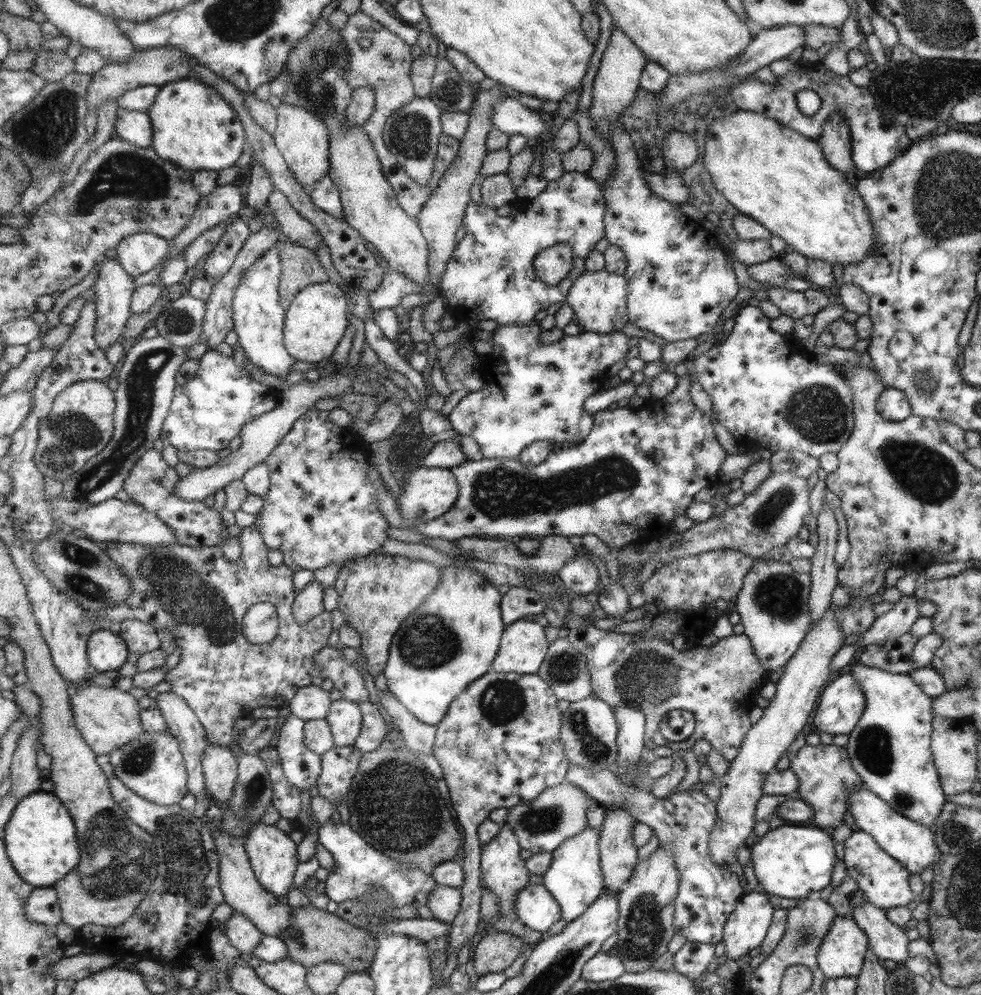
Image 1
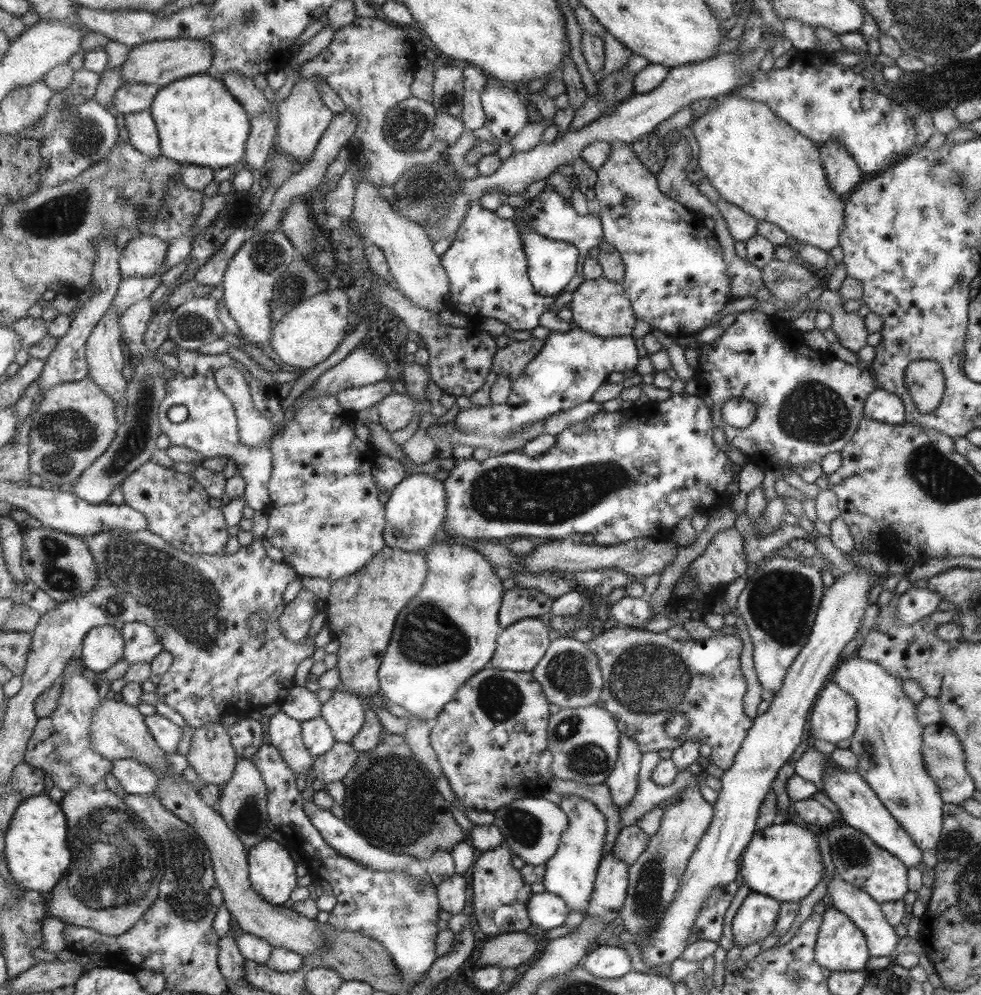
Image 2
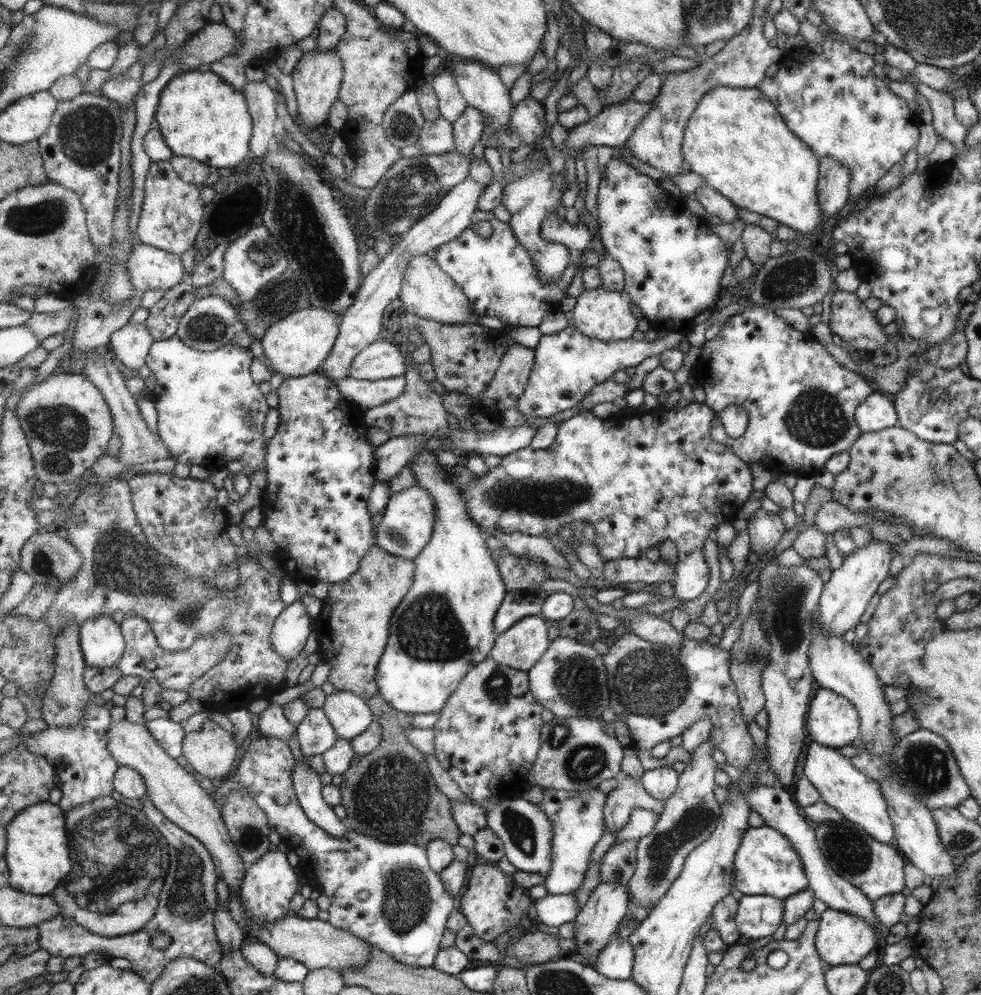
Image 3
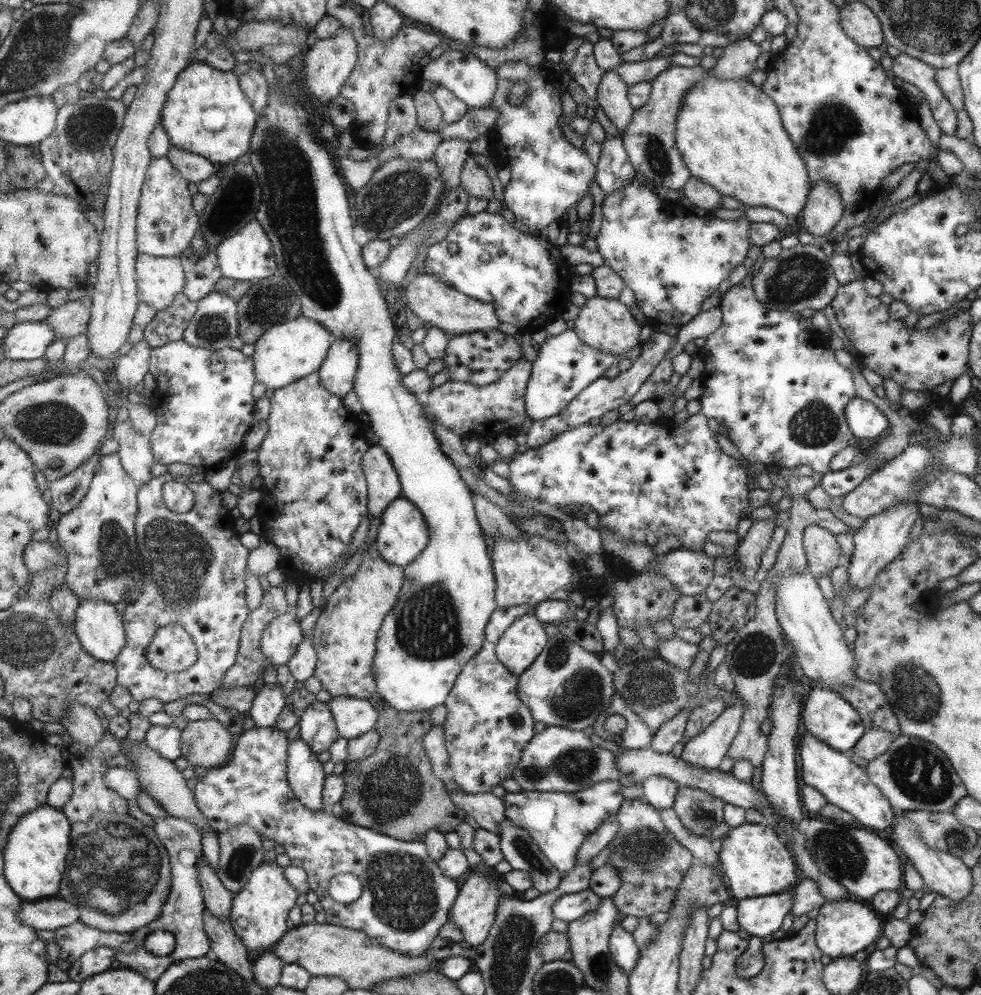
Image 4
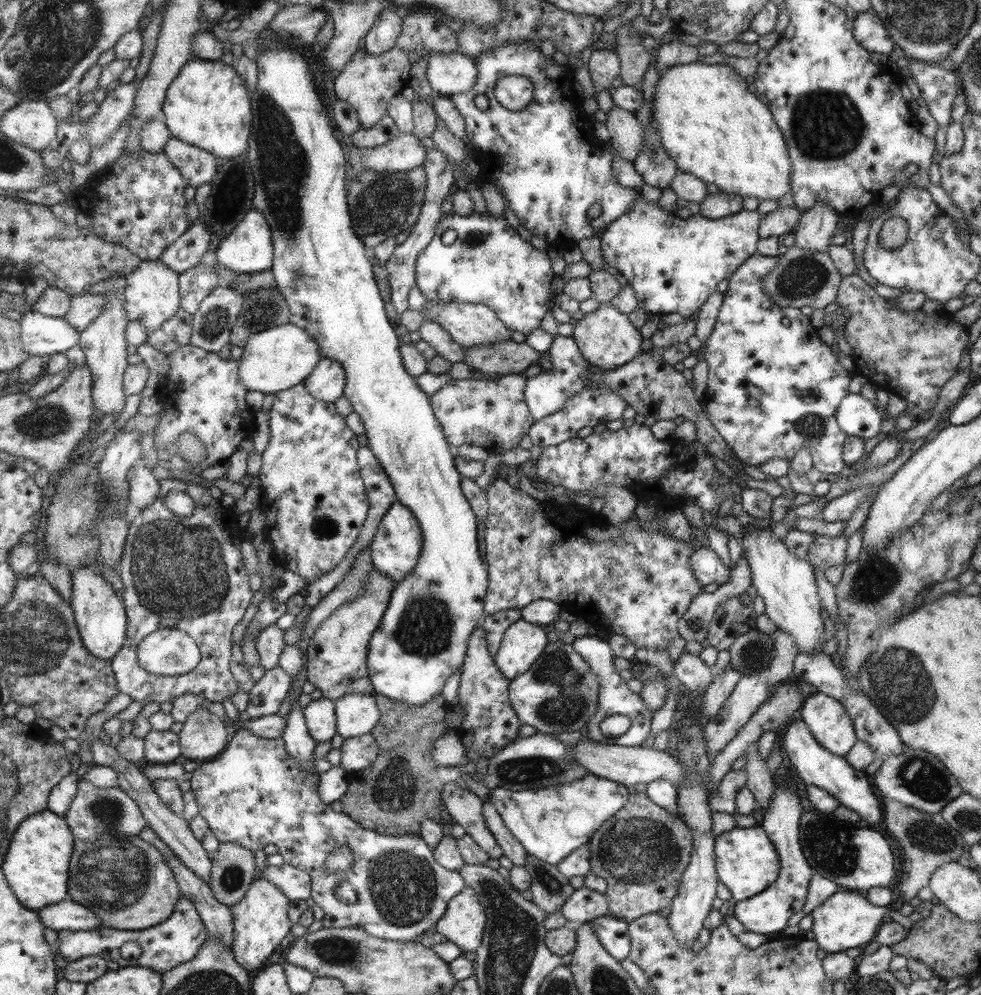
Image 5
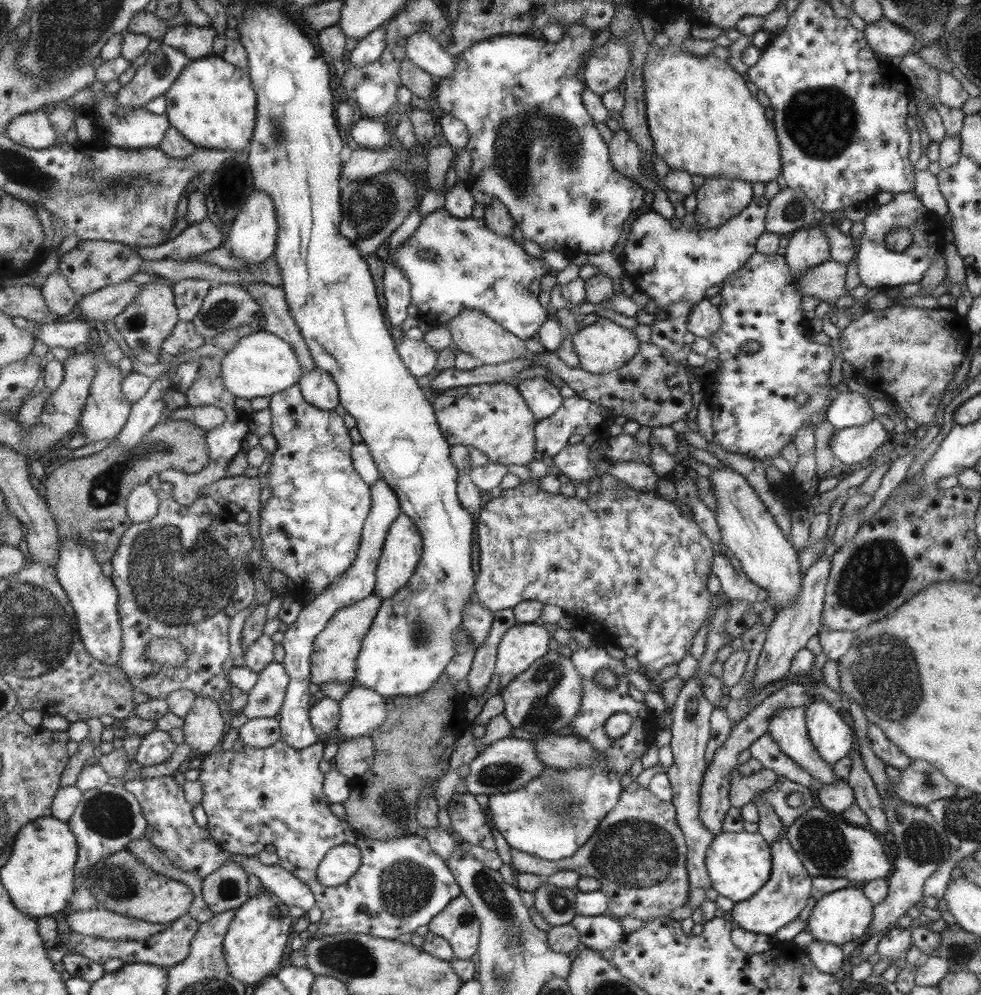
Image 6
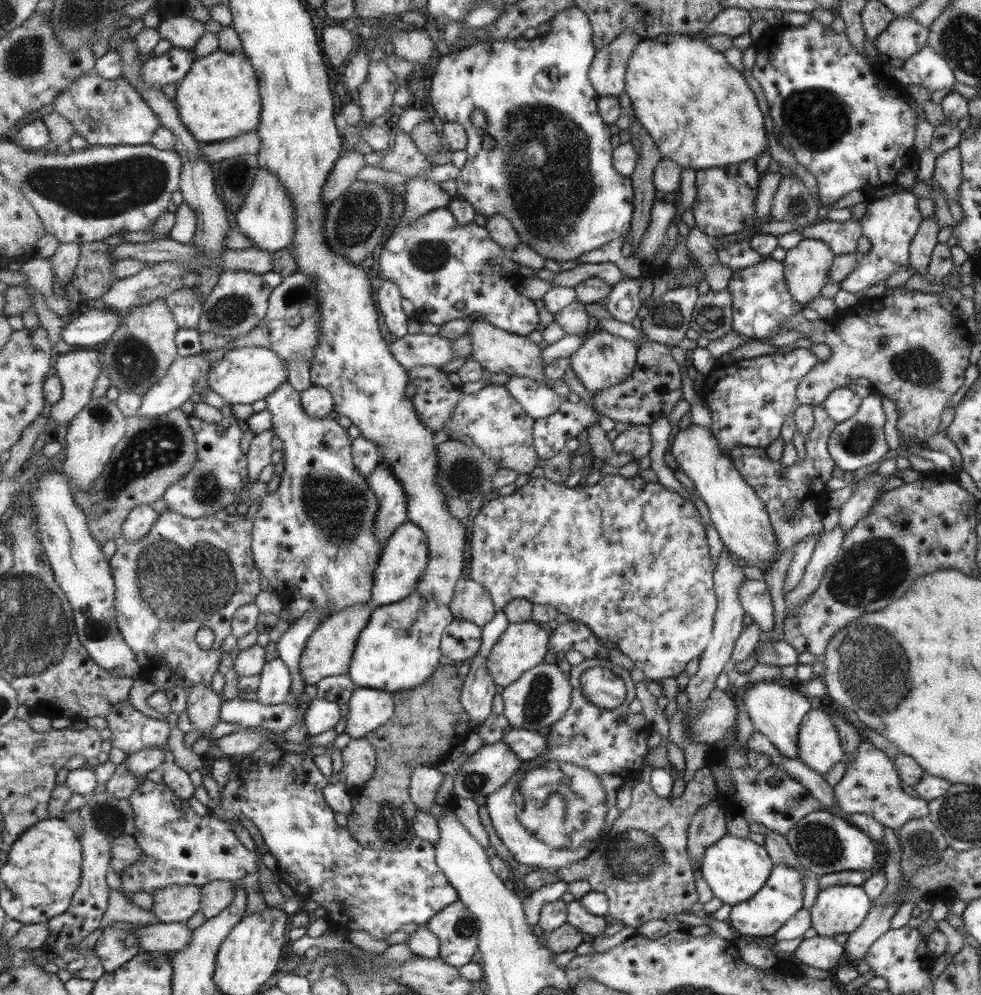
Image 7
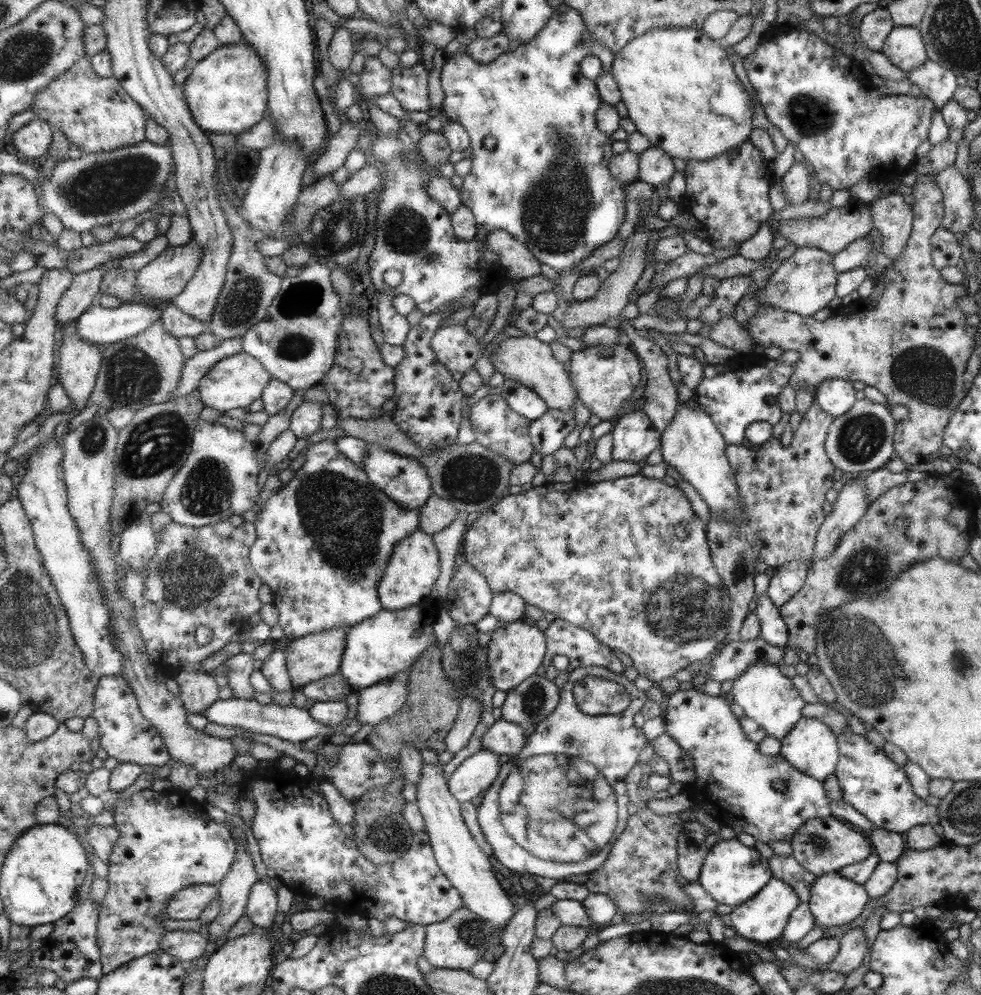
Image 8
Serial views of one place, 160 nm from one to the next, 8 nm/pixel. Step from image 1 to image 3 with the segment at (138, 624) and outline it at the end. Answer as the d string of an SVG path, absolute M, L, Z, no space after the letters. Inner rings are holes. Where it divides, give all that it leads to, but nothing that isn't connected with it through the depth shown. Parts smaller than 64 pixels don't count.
M124 616L121 626L126 636L127 648L117 666L124 676L141 677L145 683L156 679L162 689L181 691L191 689L197 680L205 677L211 669L228 657L234 644L234 636L227 629L219 629L214 635L205 633L199 636L187 651L169 653L159 646L152 624L145 617Z

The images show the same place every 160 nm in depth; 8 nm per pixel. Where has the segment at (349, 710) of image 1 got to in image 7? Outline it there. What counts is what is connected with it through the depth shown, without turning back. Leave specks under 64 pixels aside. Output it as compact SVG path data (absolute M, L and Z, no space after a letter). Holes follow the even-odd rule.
M359 687L349 702L345 732L353 739L363 738L367 732L377 730L383 724L388 725L395 714L394 693Z

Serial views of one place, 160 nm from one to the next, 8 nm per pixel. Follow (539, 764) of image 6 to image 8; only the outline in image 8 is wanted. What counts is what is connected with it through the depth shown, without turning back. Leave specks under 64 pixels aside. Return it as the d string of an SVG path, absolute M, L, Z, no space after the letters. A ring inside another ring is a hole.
M481 750L463 761L450 776L450 791L459 802L471 802L491 788L506 758Z

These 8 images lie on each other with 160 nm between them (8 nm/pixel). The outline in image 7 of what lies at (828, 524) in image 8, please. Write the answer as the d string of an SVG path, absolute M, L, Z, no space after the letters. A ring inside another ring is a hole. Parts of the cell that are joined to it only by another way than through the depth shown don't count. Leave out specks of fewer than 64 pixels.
M838 526L834 527L831 532L820 533L815 546L813 547L810 559L804 568L804 575L797 588L784 595L784 604L787 609L797 607L806 599L812 590L815 590L823 576L825 569L839 552L843 541L843 530Z

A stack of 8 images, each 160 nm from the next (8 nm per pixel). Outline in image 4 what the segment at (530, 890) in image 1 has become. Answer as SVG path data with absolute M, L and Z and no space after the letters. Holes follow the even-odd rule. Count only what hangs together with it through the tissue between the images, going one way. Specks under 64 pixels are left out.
M585 890L563 896L553 908L555 919L572 923L583 919L583 916L597 911L601 905L601 897L593 890Z

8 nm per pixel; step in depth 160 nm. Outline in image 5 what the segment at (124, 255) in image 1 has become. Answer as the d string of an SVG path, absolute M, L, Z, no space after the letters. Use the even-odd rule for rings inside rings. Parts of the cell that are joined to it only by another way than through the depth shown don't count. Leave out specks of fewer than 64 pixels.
M145 260L137 270L126 277L126 280L123 306L126 314L128 314L128 321L135 322L138 320L145 327L147 336L174 318L182 309L180 273L171 270L166 264L158 260Z

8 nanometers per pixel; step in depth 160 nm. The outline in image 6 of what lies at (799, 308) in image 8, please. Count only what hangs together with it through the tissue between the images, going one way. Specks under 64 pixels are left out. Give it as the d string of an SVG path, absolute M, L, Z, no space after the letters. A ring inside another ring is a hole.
M817 226L798 230L788 235L788 243L782 257L792 278L798 278L808 268L830 259L830 243Z

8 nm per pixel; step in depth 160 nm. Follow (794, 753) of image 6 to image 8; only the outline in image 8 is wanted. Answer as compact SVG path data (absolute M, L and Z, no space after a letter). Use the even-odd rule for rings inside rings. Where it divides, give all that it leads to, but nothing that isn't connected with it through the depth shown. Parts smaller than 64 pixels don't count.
M749 664L745 672L732 684L731 702L741 707L746 717L751 717L766 732L766 736L783 739L801 716L801 707L805 704L797 689L791 685L791 679L779 672L779 666L771 664Z

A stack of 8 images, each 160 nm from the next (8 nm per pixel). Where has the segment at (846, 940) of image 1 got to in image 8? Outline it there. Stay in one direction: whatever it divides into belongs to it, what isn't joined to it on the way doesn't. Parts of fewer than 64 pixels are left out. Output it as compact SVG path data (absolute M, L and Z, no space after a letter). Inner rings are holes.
M836 872L816 878L806 903L814 924L820 928L845 928L862 915L869 894L855 881Z

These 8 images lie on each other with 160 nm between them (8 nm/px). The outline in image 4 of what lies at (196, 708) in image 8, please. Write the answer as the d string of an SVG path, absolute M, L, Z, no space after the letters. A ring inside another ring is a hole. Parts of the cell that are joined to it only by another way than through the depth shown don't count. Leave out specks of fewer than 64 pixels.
M216 719L188 722L182 729L182 757L190 766L210 769L226 765L234 748L233 734Z

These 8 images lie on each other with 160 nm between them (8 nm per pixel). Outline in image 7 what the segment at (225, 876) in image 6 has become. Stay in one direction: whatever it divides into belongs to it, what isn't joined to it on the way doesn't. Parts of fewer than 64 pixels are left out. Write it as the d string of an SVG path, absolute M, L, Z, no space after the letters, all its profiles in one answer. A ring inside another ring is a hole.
M214 881L202 888L202 913L209 919L219 917L234 902L237 885L233 881Z

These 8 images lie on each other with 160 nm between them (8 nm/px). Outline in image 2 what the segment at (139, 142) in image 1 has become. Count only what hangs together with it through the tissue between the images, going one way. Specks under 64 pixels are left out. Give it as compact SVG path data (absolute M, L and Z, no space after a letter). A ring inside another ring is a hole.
M152 107L125 116L125 126L129 132L129 142L143 154L151 158L163 155L160 132L152 115Z

